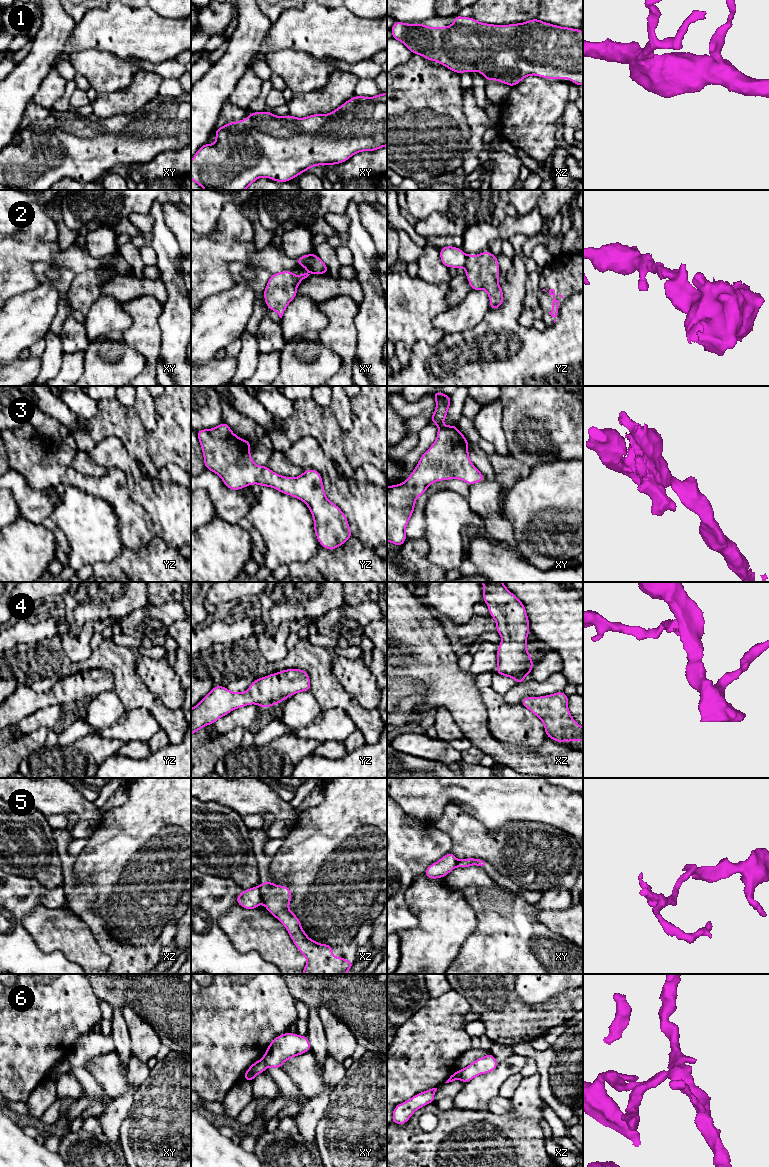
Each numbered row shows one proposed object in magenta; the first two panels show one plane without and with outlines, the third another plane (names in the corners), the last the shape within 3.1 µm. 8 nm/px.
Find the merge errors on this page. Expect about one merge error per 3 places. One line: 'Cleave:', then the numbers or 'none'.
Cleave: 2, 5, 6

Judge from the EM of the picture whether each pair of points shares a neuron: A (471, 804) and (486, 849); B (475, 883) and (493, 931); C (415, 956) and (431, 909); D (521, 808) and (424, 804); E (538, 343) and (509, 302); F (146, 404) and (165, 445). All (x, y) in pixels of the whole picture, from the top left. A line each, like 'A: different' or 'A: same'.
A: different
B: same
C: same
D: same
E: same
F: different

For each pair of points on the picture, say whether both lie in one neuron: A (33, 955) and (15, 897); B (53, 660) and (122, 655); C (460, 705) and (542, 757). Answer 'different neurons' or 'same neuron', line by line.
A: same neuron
B: same neuron
C: same neuron

